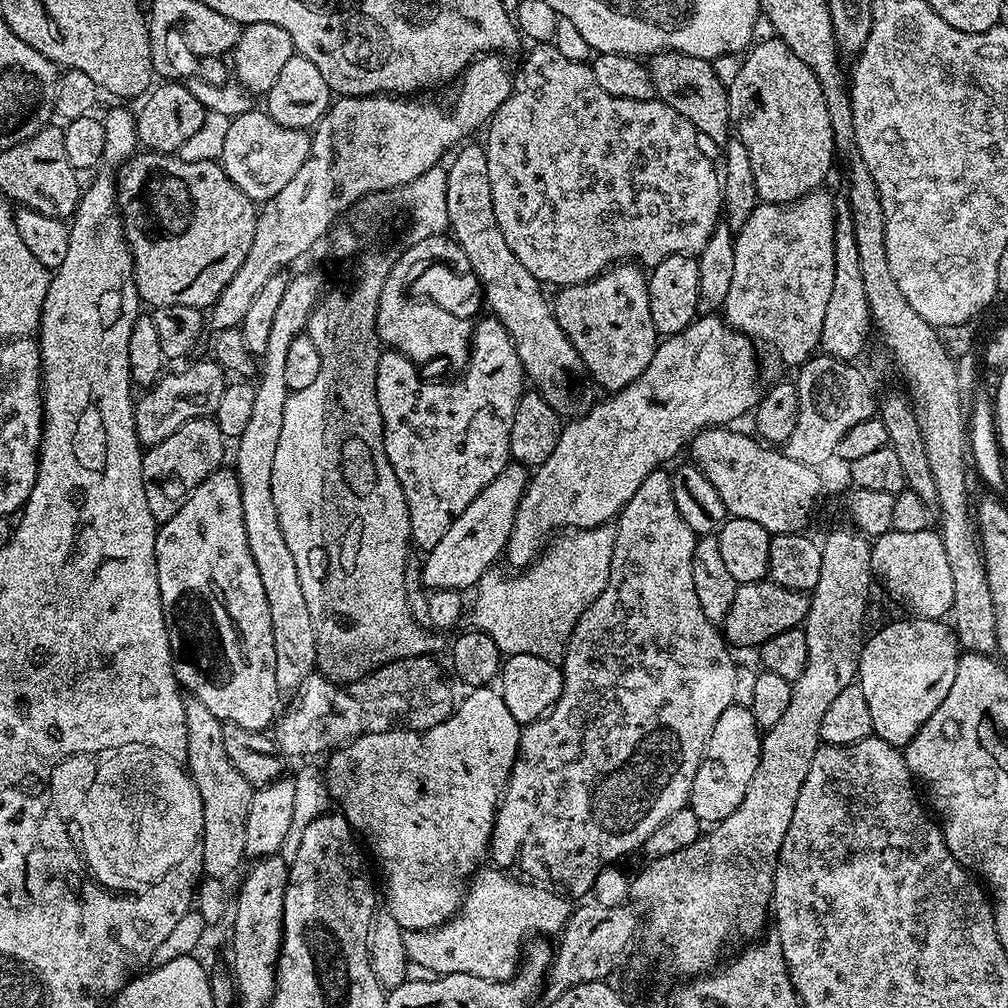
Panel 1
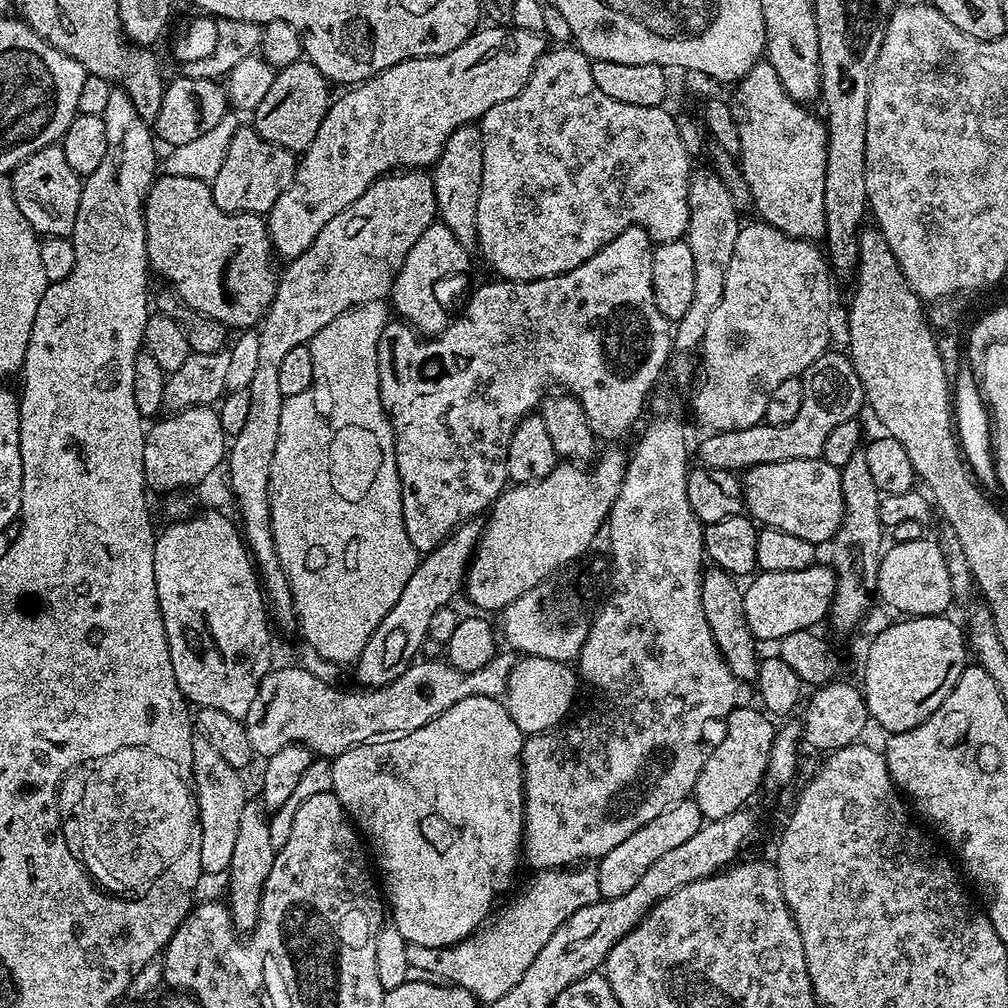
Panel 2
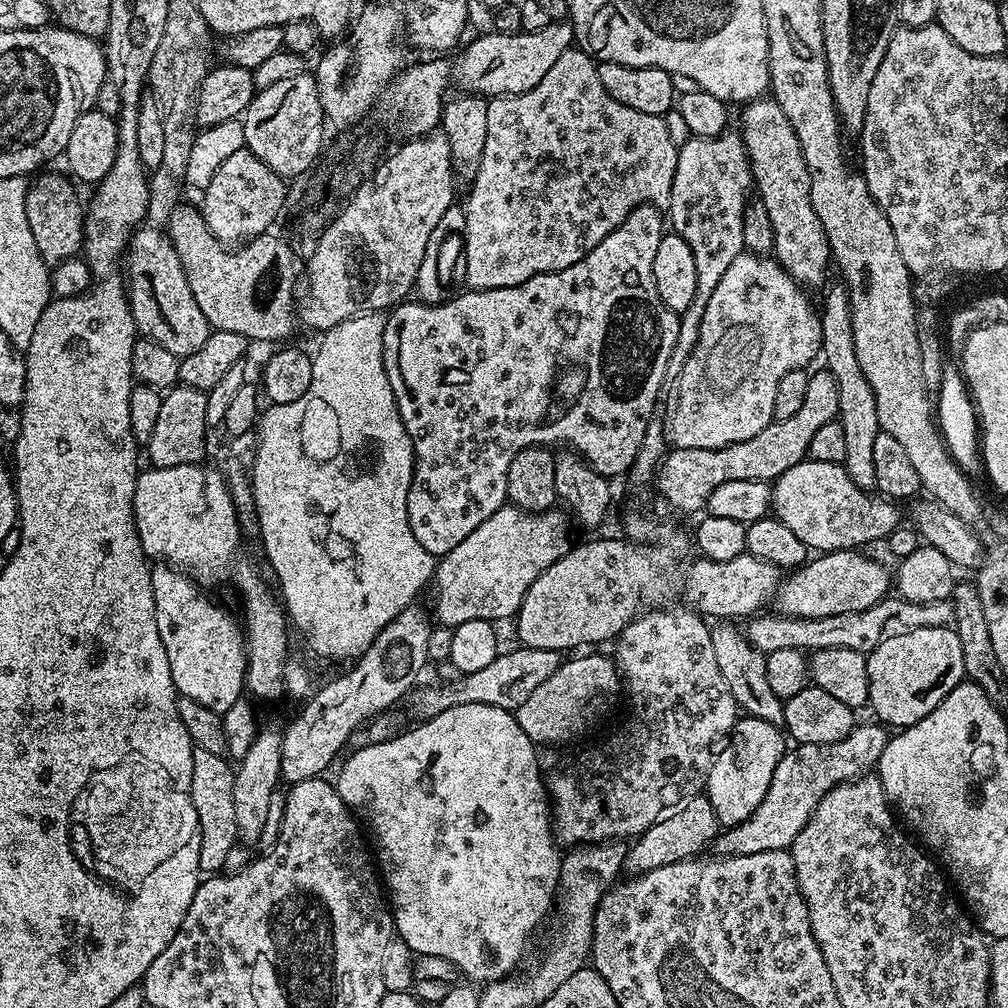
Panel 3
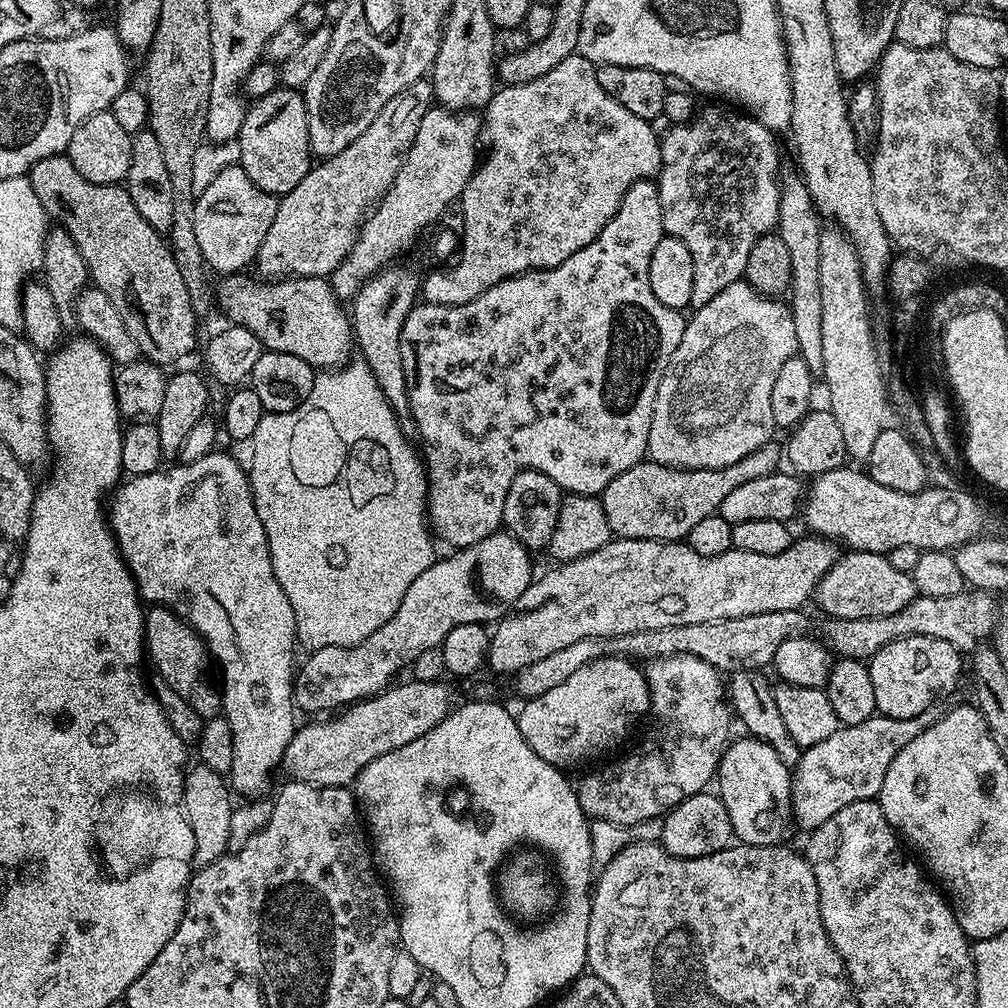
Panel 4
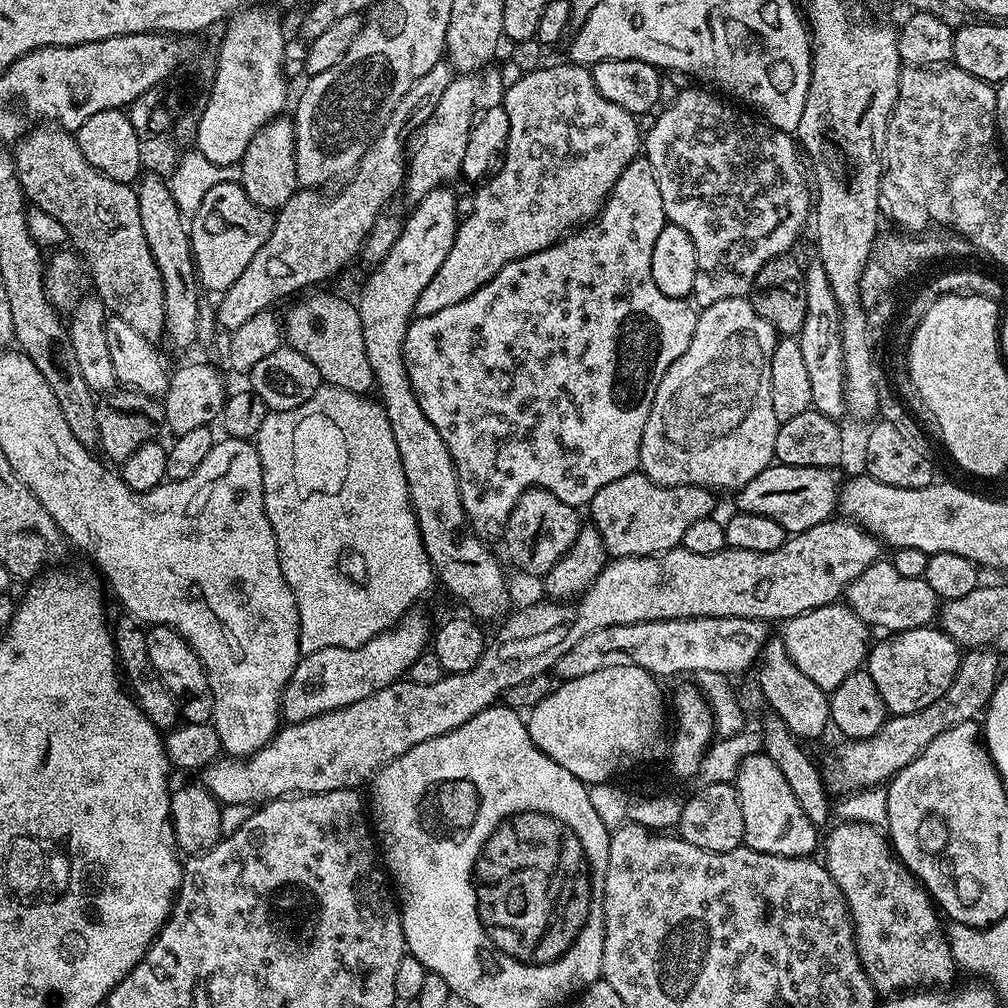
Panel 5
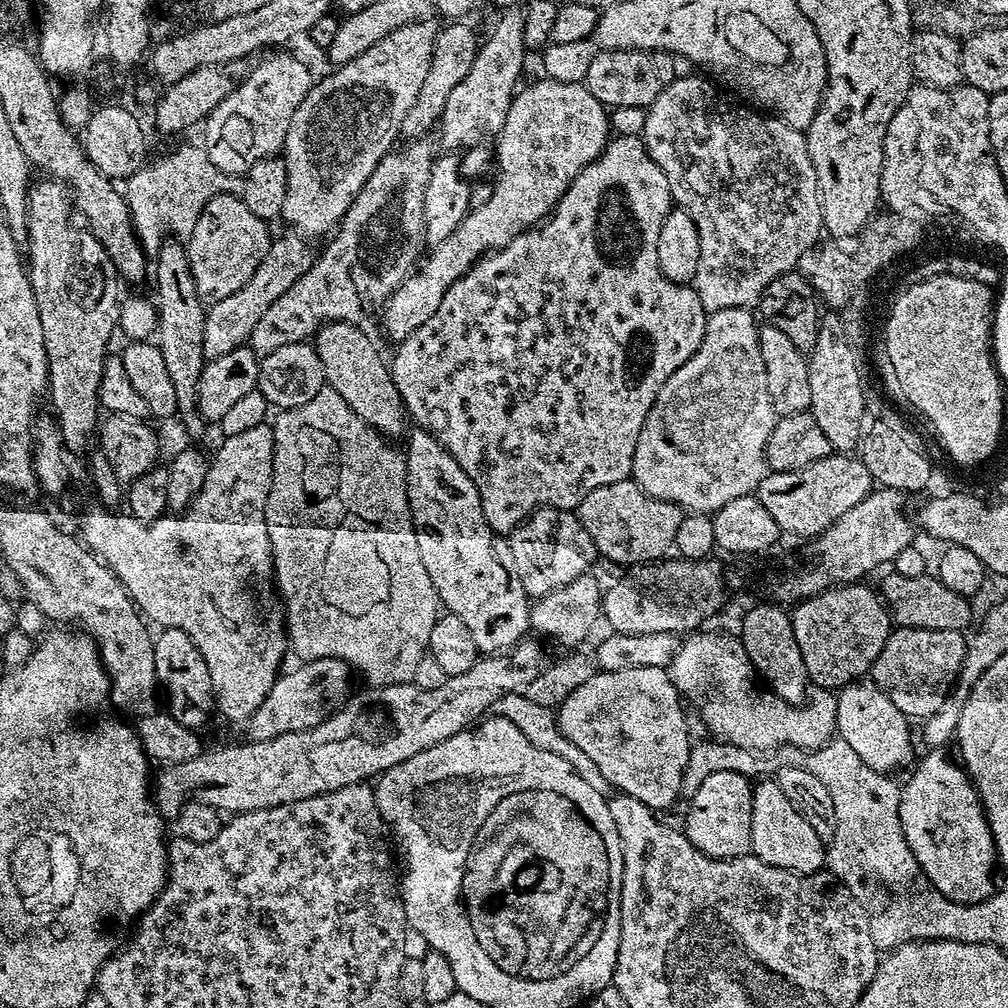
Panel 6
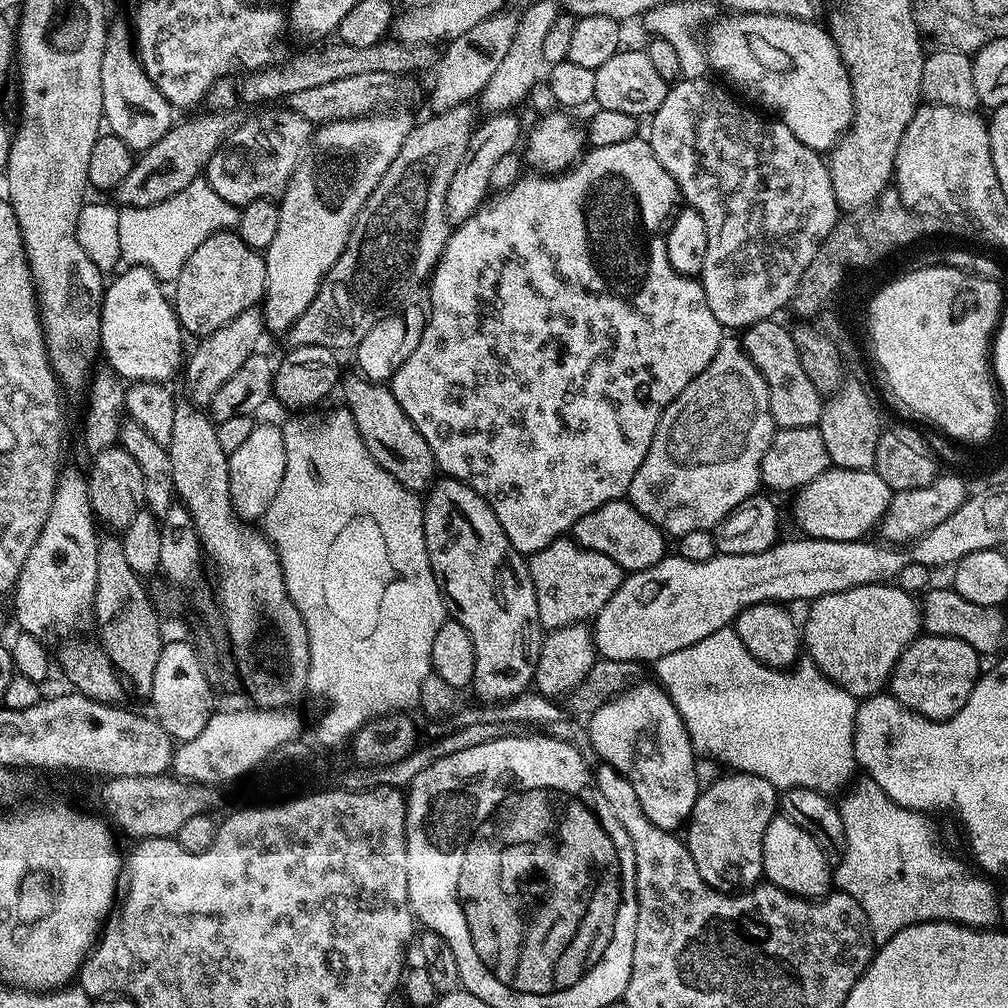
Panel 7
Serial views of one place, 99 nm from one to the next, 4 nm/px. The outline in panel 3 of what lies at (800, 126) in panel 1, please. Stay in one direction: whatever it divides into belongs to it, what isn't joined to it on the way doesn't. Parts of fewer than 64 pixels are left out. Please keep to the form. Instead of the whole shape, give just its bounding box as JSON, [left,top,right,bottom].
[742,98,832,289]

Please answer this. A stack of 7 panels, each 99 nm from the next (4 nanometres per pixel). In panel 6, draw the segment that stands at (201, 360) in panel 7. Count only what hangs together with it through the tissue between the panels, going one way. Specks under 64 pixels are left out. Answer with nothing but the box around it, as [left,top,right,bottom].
[202,234,314,357]

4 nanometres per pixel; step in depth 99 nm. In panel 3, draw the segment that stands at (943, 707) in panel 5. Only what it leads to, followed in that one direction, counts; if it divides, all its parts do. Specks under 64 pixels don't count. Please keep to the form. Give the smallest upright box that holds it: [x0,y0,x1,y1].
[714,723,889,856]

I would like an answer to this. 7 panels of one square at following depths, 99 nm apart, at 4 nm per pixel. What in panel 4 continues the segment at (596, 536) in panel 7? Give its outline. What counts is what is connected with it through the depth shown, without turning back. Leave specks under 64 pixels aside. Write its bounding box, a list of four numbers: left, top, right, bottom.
[599,442,782,542]

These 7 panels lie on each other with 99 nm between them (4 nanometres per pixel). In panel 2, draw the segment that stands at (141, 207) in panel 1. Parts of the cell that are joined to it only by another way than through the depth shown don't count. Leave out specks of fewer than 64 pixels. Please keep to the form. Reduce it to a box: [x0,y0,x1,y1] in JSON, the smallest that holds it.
[144,174,278,330]

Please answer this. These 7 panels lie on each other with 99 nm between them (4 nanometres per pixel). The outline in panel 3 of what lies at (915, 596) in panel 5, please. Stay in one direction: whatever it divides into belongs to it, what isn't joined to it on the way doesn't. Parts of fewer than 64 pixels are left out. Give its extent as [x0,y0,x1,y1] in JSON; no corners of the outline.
[774,550,894,618]

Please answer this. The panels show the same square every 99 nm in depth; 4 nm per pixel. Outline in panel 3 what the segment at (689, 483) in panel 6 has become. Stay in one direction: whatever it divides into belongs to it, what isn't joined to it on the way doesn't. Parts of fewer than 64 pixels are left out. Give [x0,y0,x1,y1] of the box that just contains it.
[666,250,822,450]

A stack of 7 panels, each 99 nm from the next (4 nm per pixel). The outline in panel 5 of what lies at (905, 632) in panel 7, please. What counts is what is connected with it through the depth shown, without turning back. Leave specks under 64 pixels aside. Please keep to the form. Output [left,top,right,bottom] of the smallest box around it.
[782,602,870,694]

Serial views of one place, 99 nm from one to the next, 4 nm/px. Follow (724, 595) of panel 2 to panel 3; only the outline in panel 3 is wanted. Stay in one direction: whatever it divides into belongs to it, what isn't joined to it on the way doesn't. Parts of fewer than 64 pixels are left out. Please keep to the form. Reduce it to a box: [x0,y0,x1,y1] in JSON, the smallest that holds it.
[711,622,784,726]

